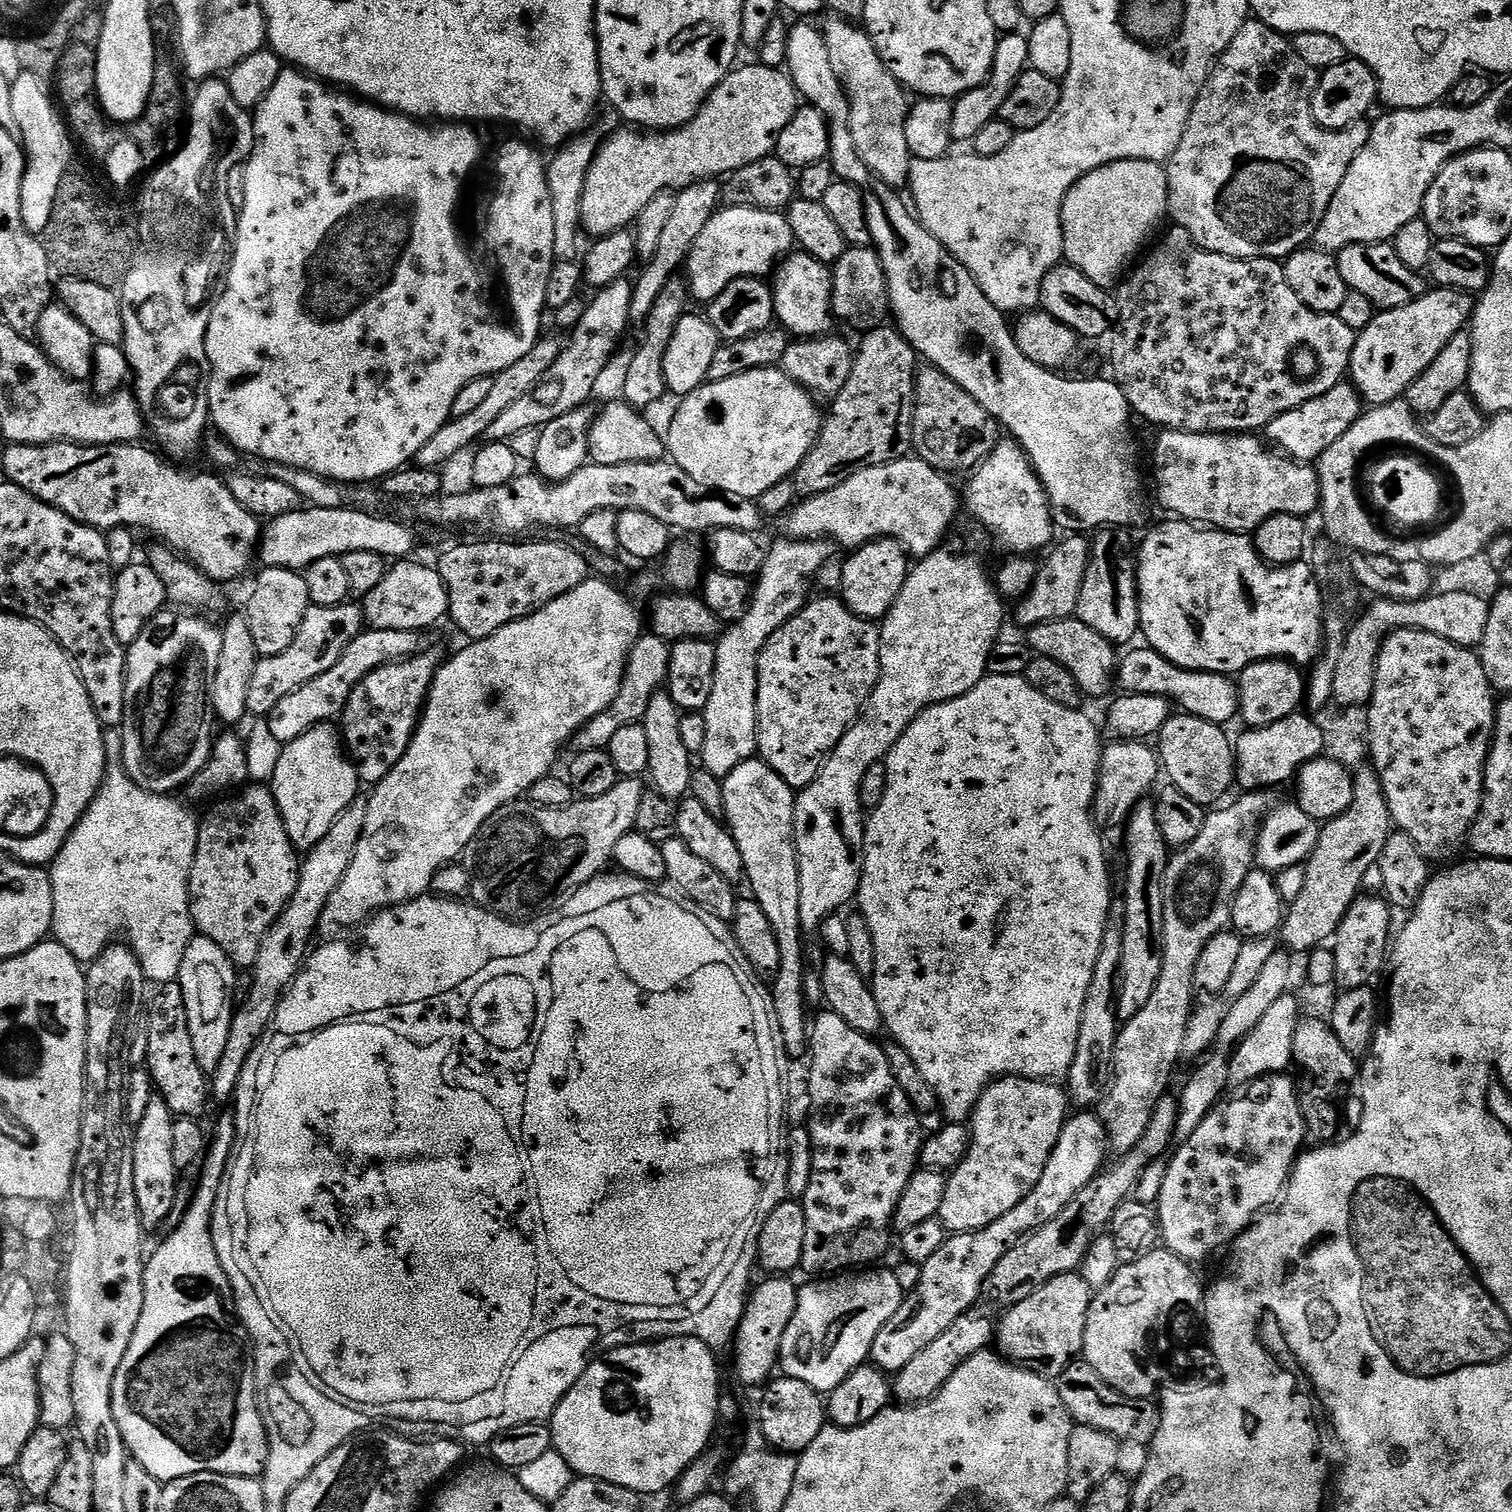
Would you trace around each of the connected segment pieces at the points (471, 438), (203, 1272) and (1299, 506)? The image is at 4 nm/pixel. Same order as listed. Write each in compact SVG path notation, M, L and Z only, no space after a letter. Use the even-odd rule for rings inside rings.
M545 335L536 343L534 350L530 350L524 358L514 362L514 366L506 366L506 370L493 376L494 386L490 390L490 395L486 397L486 402L482 402L482 406L478 406L473 413L466 414L466 418L458 418L444 424L442 430L438 430L438 434L434 434L434 438L430 438L430 442L426 442L426 446L422 446L422 450L418 450L414 461L415 467L443 469L443 464L450 463L459 452L466 451L468 447L471 449L477 442L483 441L488 435L490 425L508 407L514 406L514 402L519 402L525 394L530 394L530 390L534 390L534 386L538 386L538 382L542 382L546 370L550 370L550 366L554 366L554 362L560 357L561 347L562 340L556 336Z
M218 1117L202 1160L204 1173L196 1184L196 1193L180 1225L157 1246L153 1256L151 1253L147 1257L138 1330L134 1330L126 1358L122 1358L118 1374L114 1374L114 1418L118 1422L118 1430L122 1432L124 1445L128 1447L129 1457L137 1460L146 1474L161 1482L203 1472L256 1478L268 1464L268 1430L258 1403L254 1349L248 1331L233 1315L232 1284L222 1270L212 1237L216 1194L220 1191L223 1172L233 1155L235 1140L235 1118Z
M1169 428L1157 431L1156 449L1152 452L1152 472L1156 475L1156 496L1166 511L1172 512L1173 517L1185 522L1191 522L1197 526L1211 526L1221 532L1239 532L1241 534L1255 533L1262 522L1266 522L1271 516L1278 514L1290 514L1308 518L1311 512L1315 513L1320 506L1320 473L1315 467L1304 462L1297 462L1279 451L1273 450L1259 435L1256 434L1221 434L1219 432L1207 432L1206 434L1194 434L1193 432L1179 432Z

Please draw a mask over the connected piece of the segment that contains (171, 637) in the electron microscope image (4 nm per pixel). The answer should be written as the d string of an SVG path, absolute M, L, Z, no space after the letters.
M165 610L159 612L155 618L134 638L134 642L127 645L128 670L124 677L126 682L126 710L124 711L124 723L120 728L122 738L122 760L130 778L139 788L147 792L153 792L159 796L167 796L180 792L196 775L203 770L212 756L214 747L214 735L212 736L212 724L214 725L214 713L212 710L212 687L214 686L214 674L218 674L218 658L222 658L222 634L211 619L200 614L193 614L187 610Z

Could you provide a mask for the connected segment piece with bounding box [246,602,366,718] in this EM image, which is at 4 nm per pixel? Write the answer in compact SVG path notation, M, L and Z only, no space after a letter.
M345 602L338 606L309 604L306 618L302 618L302 626L298 626L298 634L294 634L294 642L290 642L290 646L286 650L282 650L282 654L261 656L257 659L254 674L250 677L250 690L246 694L248 716L252 718L268 717L270 710L274 710L274 706L278 706L278 702L282 702L282 698L294 694L294 690L302 690L302 686L306 686L306 682L314 682L314 678L318 678L318 674L326 674L326 670L330 670L330 666L334 666L334 662L338 662L338 658L342 658L342 650L346 650L346 646L350 646L350 642L354 642L354 638L358 638L358 634L365 631L365 628L364 610L359 603Z

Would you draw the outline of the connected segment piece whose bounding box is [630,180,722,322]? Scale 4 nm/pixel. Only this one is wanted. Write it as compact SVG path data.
M703 180L700 183L690 185L688 188L681 189L675 197L674 208L672 208L672 213L658 241L658 250L654 252L654 258L643 265L644 269L641 270L640 277L635 277L632 286L630 314L632 320L636 322L643 322L648 319L658 294L662 294L662 290L666 290L666 286L679 273L676 271L679 268L681 271L685 267L690 250L698 235L702 234L703 227L719 209L722 200L722 186L716 180Z

